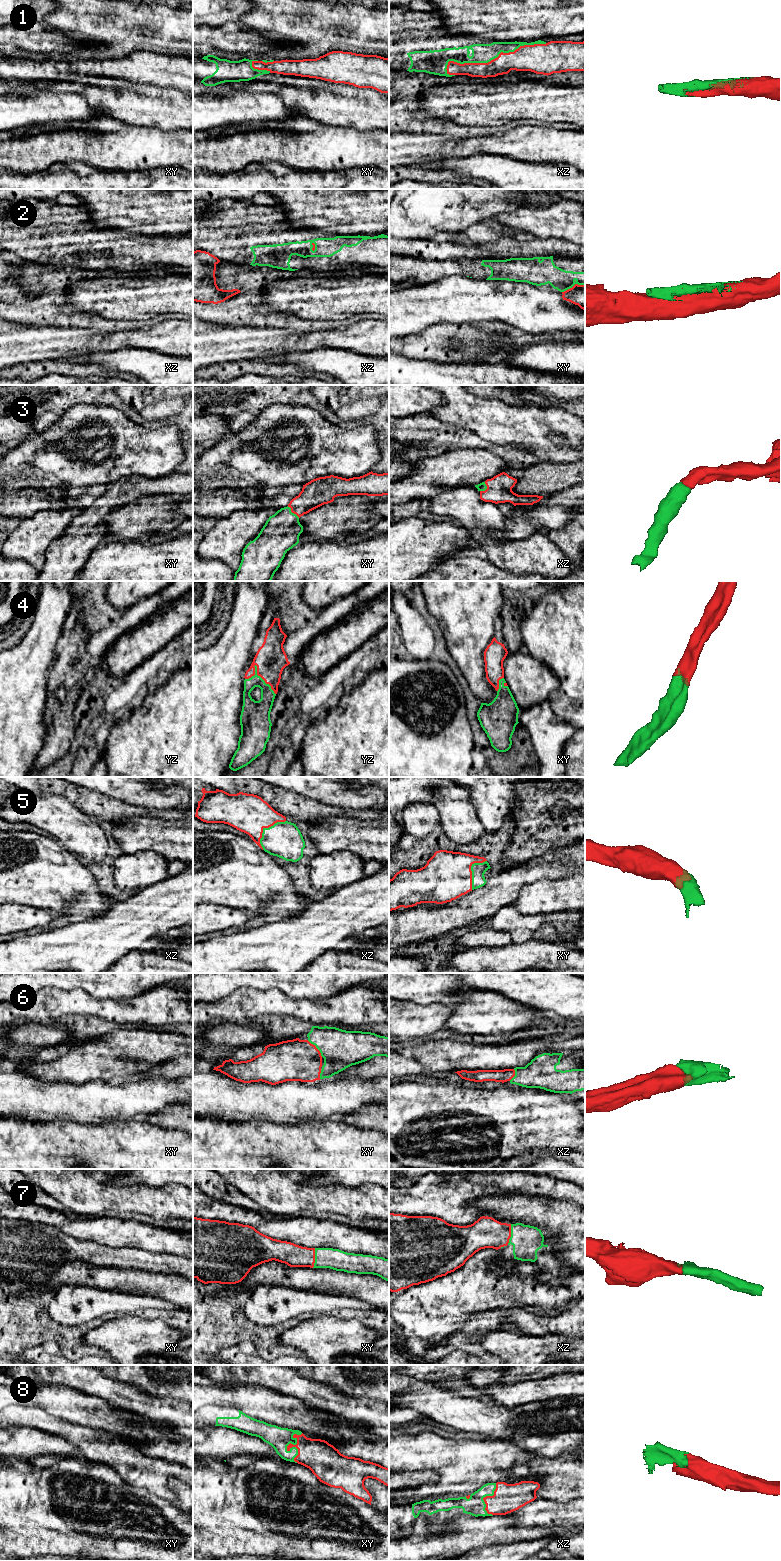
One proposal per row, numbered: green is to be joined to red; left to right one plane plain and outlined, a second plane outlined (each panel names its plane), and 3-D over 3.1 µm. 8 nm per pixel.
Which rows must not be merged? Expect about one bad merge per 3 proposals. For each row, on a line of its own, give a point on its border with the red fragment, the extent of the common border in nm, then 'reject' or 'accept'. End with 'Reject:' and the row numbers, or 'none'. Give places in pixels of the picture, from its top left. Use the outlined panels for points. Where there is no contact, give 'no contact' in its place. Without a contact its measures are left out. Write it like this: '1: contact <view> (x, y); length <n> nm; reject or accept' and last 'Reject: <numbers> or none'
1: contact xz (491, 60); length 850 nm; accept
2: contact xy (574, 285); length 200 nm; reject
3: contact xy (292, 512); length 140 nm; accept
4: contact yz (263, 679); length 300 nm; accept
5: contact xz (264, 827); length 300 nm; accept
6: contact xy (315, 1047); length 180 nm; accept
7: contact xz (510, 1234); length 170 nm; accept
8: contact xy (295, 1445); length 240 nm; accept
Reject: 2

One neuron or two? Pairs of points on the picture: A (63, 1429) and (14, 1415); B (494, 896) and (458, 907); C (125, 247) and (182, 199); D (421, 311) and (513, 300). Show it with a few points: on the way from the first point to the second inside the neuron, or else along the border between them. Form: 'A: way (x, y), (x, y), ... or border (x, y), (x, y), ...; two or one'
A: way (51, 1424), (34, 1417), (26, 1417); one
B: way (485, 902), (467, 907); one
C: border (145, 235), (153, 236); two
D: way (444, 301), (490, 300); one

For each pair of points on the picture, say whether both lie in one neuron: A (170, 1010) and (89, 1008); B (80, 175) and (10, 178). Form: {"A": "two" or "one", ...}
{"A": "one", "B": "one"}

